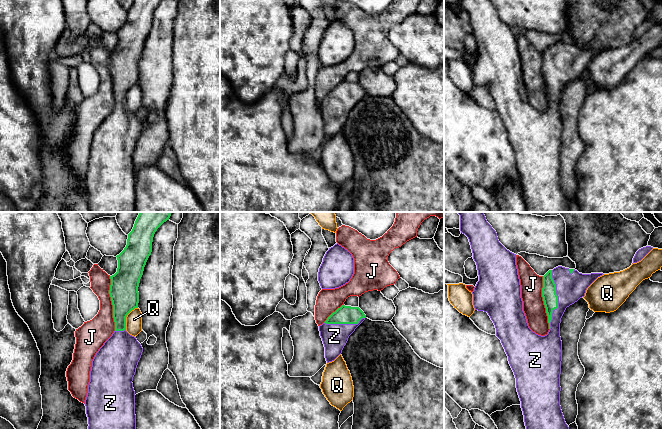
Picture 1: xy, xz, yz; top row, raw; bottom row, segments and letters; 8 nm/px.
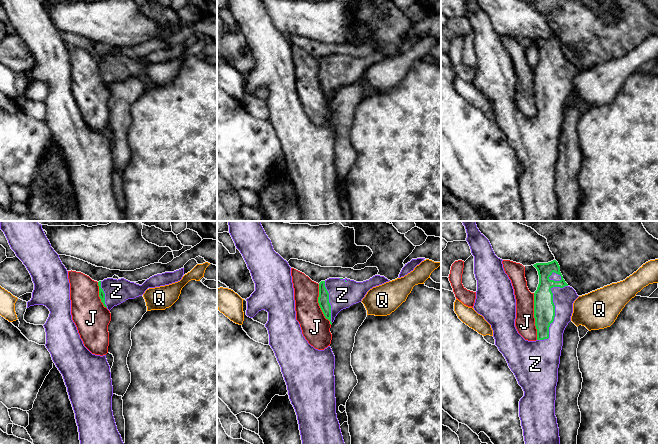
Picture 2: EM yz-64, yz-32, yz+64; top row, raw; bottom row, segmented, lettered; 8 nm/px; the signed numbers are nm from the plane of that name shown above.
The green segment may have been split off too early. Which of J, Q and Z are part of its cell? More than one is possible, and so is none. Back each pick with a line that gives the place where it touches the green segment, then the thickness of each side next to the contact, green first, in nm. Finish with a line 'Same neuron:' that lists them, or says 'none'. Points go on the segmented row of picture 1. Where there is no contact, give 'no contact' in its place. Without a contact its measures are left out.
Z: contact yz (557, 299); calibres 120 and 220 nm
Same neuron: Z

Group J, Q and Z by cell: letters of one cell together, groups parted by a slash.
J / Q / Z

